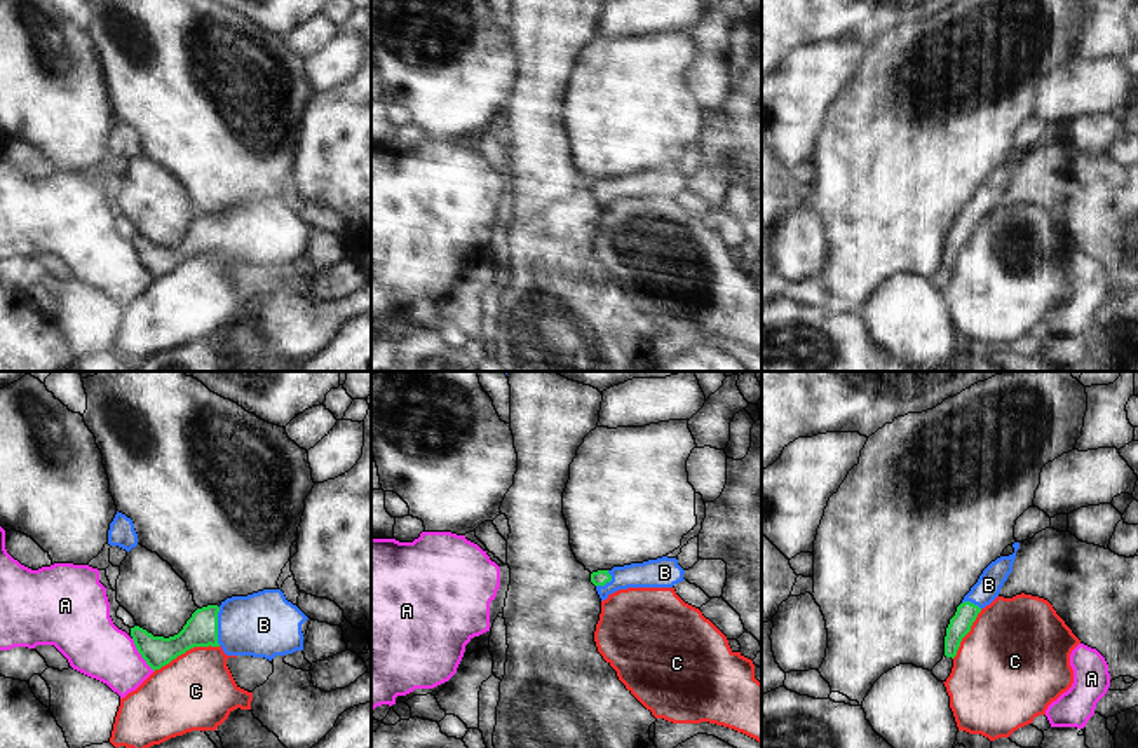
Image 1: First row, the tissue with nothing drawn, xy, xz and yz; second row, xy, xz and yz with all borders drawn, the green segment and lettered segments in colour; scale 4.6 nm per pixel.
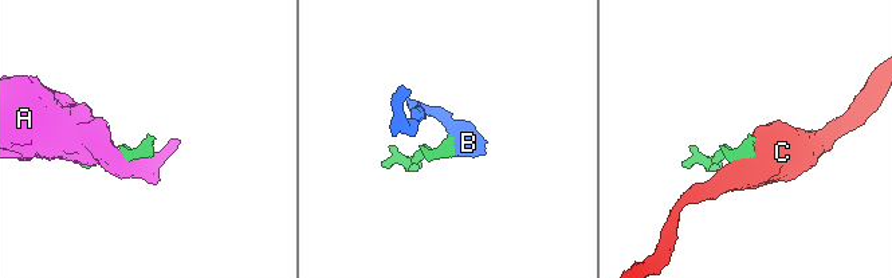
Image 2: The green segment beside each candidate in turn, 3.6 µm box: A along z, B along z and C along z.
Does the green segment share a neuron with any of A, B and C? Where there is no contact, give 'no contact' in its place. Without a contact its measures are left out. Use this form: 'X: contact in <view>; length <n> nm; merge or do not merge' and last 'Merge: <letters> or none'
A: contact in xy; length 190 nm; do not merge
B: contact in xy; length 180 nm; merge
C: contact in xy; length 340 nm; do not merge
Merge: B

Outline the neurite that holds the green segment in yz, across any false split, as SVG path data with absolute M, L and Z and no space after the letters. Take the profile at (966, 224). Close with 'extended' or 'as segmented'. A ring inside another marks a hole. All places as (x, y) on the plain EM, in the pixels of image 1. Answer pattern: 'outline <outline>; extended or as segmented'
outline M1014 152L1013 157L1013 164L997 167L983 180L978 192L971 197L962 213L957 216L957 221L950 228L950 234L946 237L946 267L953 269L957 265L962 248L971 241L971 235L976 230L978 223L999 206L1000 197L1013 181L1013 173L1016 167L1016 160L1019 159L1019 152Z; extended

